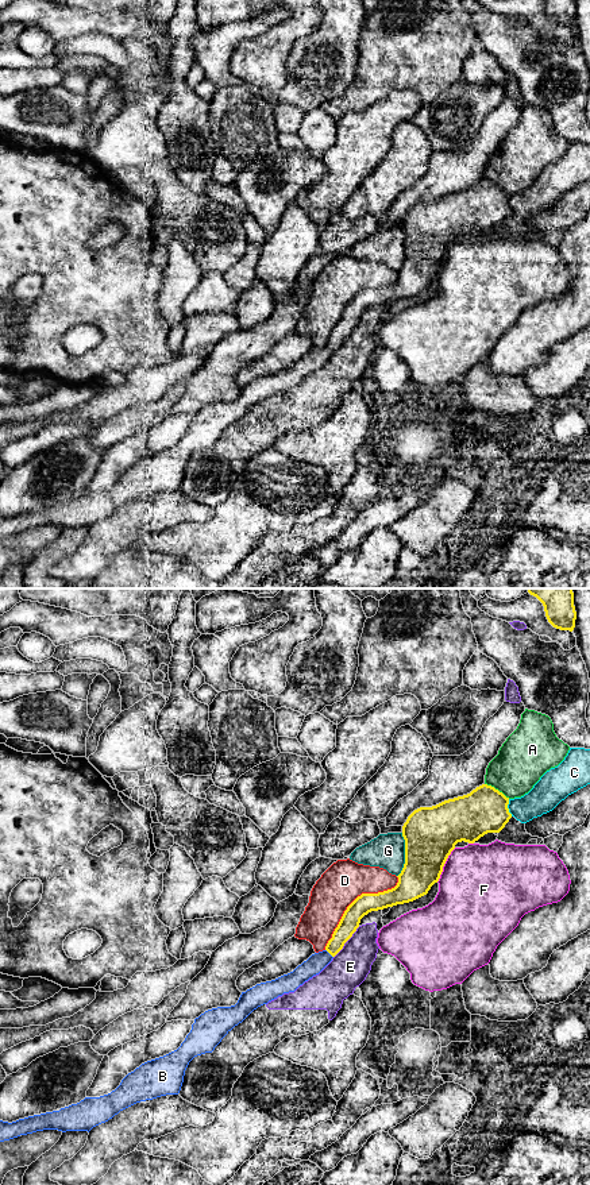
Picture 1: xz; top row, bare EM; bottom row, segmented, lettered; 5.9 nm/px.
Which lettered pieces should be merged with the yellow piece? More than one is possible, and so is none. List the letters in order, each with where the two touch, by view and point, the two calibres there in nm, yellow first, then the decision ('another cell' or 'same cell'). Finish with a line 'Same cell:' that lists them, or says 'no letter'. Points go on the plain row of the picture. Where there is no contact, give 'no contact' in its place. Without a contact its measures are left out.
A: xz (497, 185) | 280/300 nm | another cell
B: xz (328, 347) | 120/110 nm | same cell
C: xz (506, 203) | 280/180 nm | another cell
D: xz (354, 296) | 120/240 nm | another cell
E: xz (346, 336) | 120/220 nm | another cell
F: xz (443, 261) | 320/480 nm | another cell
G: xz (405, 250) | 320/200 nm | another cell
Same cell: B

